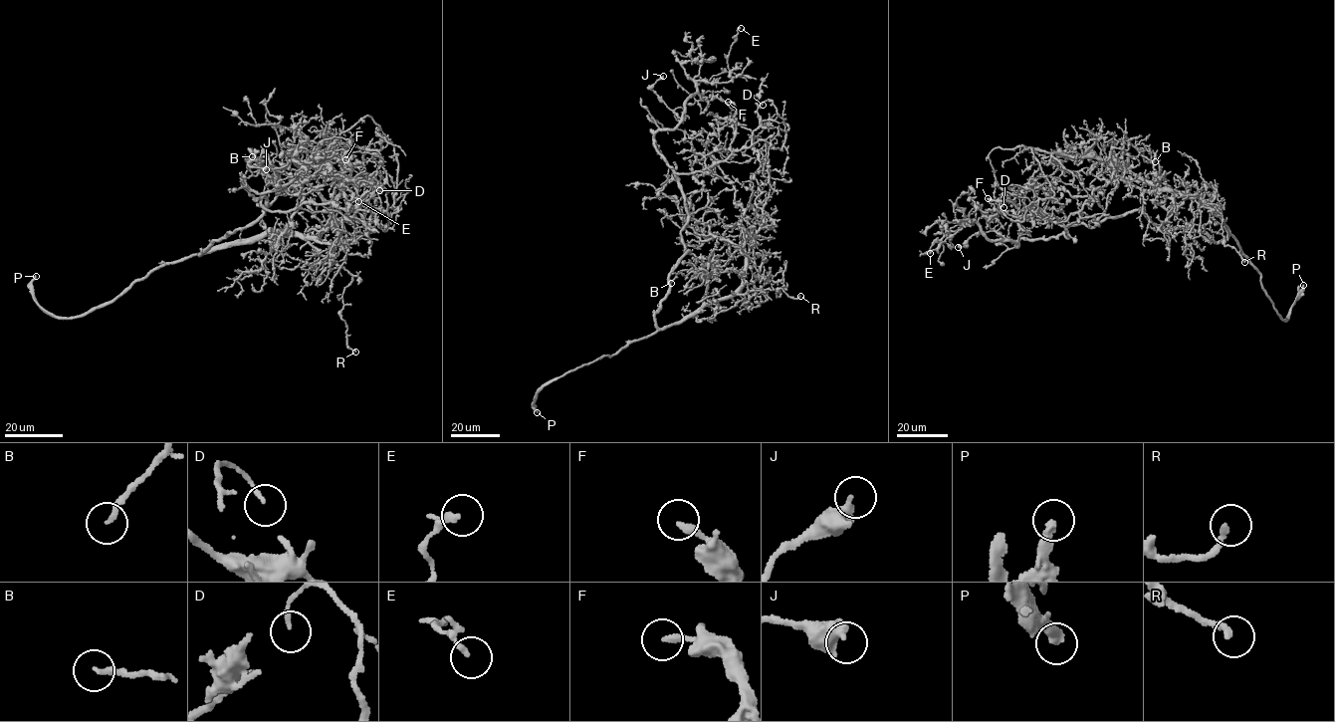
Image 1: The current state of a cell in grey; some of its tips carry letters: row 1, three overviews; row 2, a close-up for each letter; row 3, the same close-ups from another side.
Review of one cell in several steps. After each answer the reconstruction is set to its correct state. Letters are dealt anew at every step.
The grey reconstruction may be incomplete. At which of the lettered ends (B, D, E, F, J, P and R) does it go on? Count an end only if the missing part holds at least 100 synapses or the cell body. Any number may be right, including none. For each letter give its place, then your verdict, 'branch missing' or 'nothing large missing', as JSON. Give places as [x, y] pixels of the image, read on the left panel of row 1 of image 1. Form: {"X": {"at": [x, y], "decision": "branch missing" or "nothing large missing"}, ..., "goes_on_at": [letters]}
{"B": {"at": [252, 156], "decision": "nothing large missing"}, "D": {"at": [379, 190], "decision": "nothing large missing"}, "E": {"at": [358, 201], "decision": "nothing large missing"}, "F": {"at": [345, 159], "decision": "nothing large missing"}, "J": {"at": [266, 169], "decision": "nothing large missing"}, "P": {"at": [36, 276], "decision": "branch missing"}, "R": {"at": [355, 352], "decision": "nothing large missing"}, "goes_on_at": ["P"]}

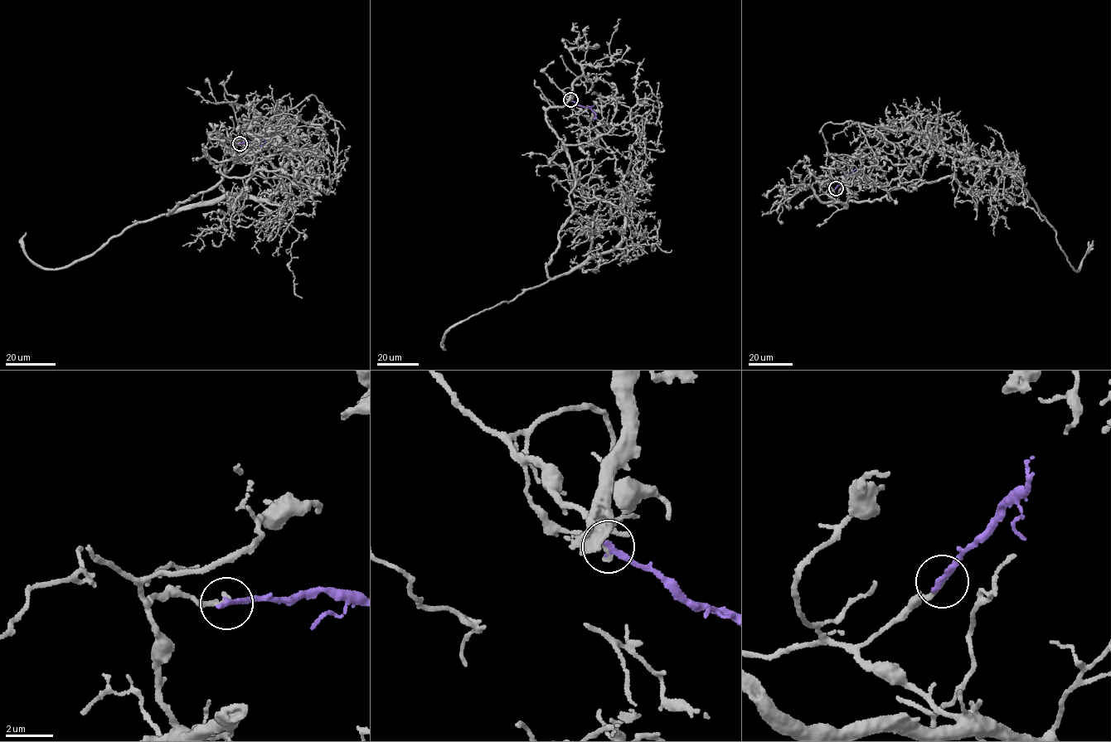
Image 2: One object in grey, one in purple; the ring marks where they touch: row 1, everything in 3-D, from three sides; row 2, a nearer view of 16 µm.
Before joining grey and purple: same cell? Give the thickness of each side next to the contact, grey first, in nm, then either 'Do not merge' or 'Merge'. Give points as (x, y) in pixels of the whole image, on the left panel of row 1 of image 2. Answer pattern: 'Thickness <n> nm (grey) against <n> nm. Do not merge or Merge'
Thickness 240 nm (grey) against 260 nm. Do not merge

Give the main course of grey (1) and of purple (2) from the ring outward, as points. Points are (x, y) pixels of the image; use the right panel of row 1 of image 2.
1: (836, 188), (845, 208), (913, 191), (932, 144), (1003, 162), (996, 188), (977, 191), (951, 124), (965, 134)
2: (836, 188), (844, 177), (856, 169)

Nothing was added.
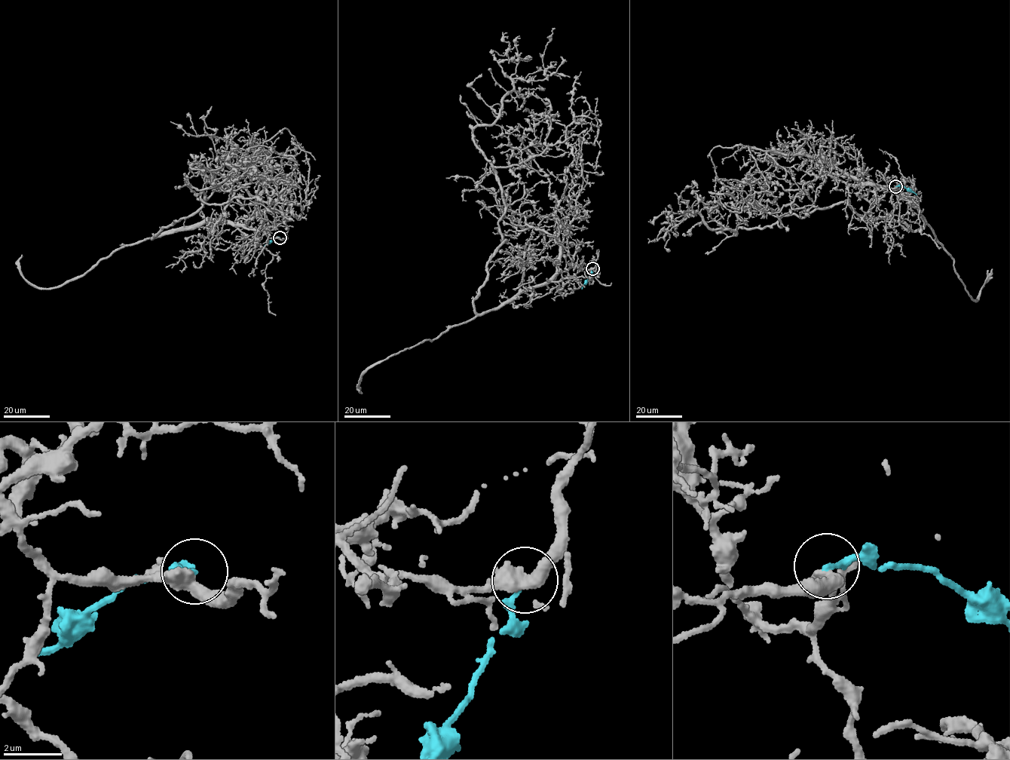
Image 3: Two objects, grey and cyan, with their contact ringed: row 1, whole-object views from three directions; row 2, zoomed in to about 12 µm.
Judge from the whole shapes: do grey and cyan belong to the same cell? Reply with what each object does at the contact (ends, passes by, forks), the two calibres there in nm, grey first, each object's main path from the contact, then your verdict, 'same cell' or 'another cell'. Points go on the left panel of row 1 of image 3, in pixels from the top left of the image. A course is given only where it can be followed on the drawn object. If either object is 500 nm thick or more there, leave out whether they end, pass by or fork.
grey passes by; cyan ends there; 440 nm thick on the grey side, 180 nm on the other; grey runs (280, 237), (246, 227), (257, 202), (227, 171), (203, 200), (186, 181), (205, 189), (238, 165), (278, 196); cyan runs (280, 237), (263, 246); another cell

